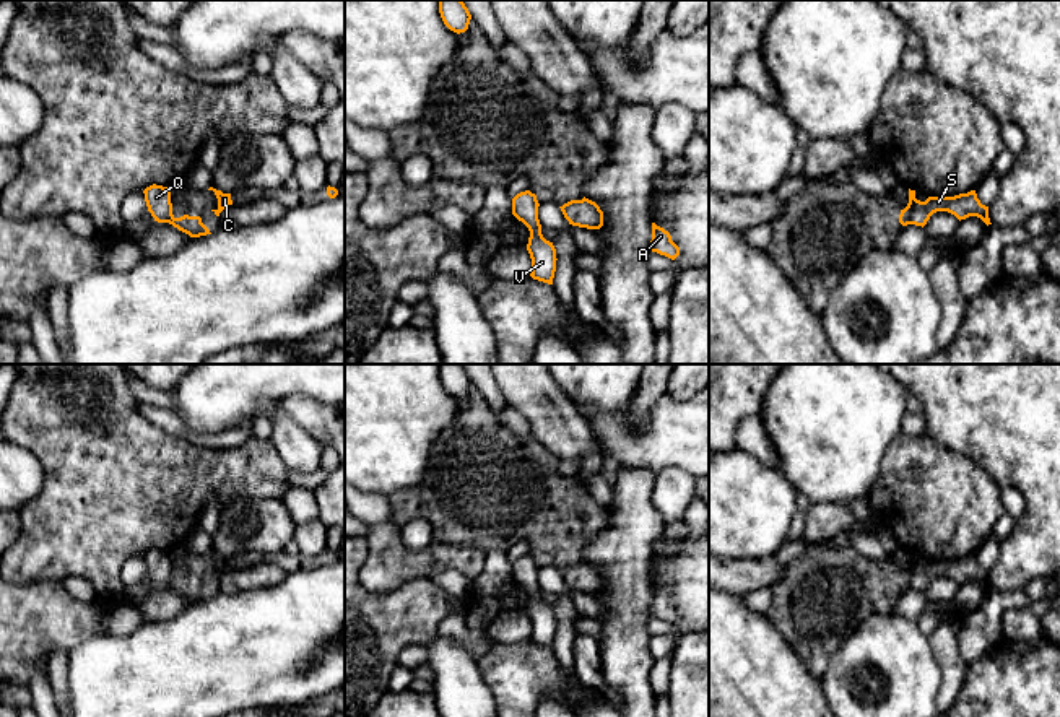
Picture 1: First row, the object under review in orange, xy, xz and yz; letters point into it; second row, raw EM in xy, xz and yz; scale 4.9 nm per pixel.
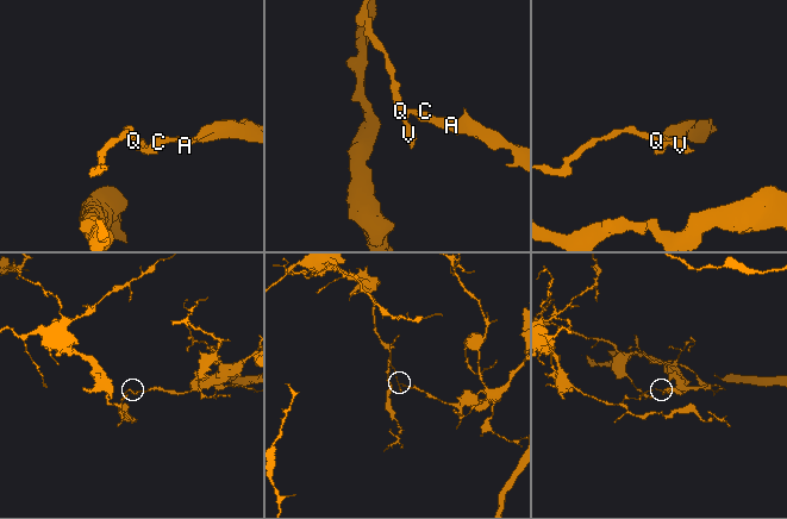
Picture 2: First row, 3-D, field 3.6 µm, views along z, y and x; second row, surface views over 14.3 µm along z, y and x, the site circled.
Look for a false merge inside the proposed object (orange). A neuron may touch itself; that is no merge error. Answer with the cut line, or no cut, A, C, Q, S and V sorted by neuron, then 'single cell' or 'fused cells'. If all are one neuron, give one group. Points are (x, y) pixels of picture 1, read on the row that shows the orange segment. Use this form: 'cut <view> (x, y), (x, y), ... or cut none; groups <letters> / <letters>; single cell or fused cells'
cut xy (173, 215), (168, 221); groups A C / Q S V; fused cells

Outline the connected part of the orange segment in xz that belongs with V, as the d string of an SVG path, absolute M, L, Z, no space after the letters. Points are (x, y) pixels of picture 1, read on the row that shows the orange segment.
M530 190L520 192L512 198L512 215L522 221L528 231L527 250L532 259L533 280L553 285L556 272L556 249L553 242L546 241L541 234L541 224L538 219L538 200Z

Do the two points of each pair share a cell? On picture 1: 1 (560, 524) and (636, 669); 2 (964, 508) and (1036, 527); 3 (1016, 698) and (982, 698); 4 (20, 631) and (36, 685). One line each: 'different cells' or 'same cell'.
1: different cells
2: different cells
3: same cell
4: different cells

